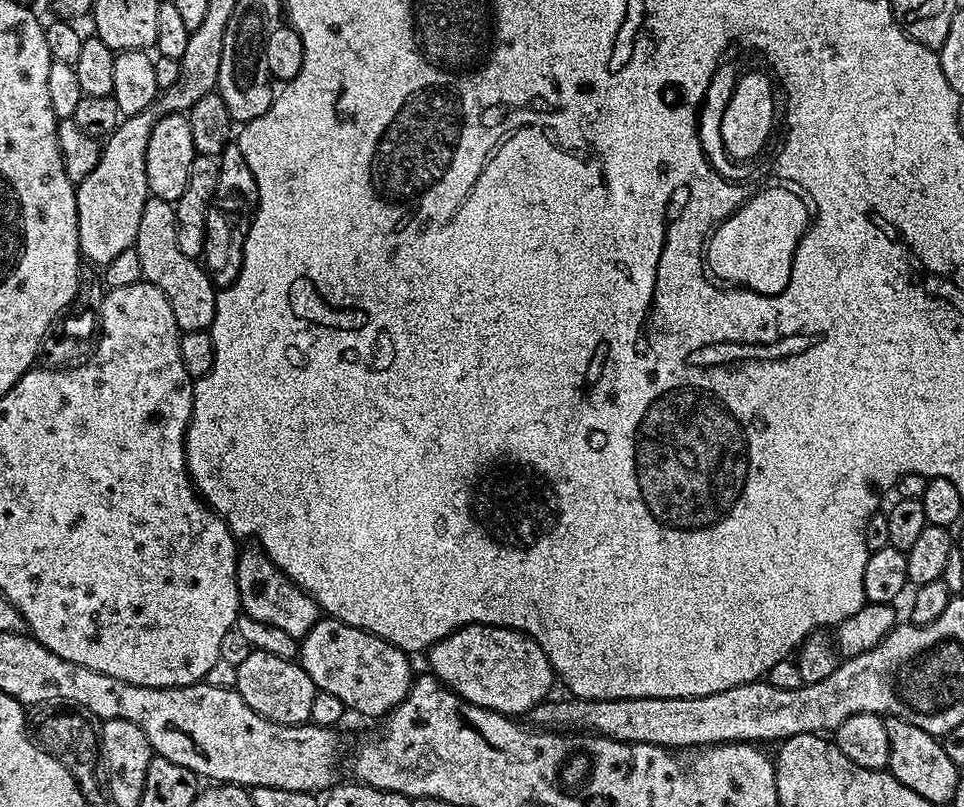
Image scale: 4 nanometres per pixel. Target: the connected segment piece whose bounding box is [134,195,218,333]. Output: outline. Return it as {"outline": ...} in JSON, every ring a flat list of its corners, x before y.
{"outline":[[149,195,146,206,142,206,142,222,138,222,134,247,142,265,143,279,166,294,166,302,170,302,170,310,174,310,174,322,181,333,209,331,214,322,218,288,212,285,213,277,193,257,178,250,176,205,173,201]]}

